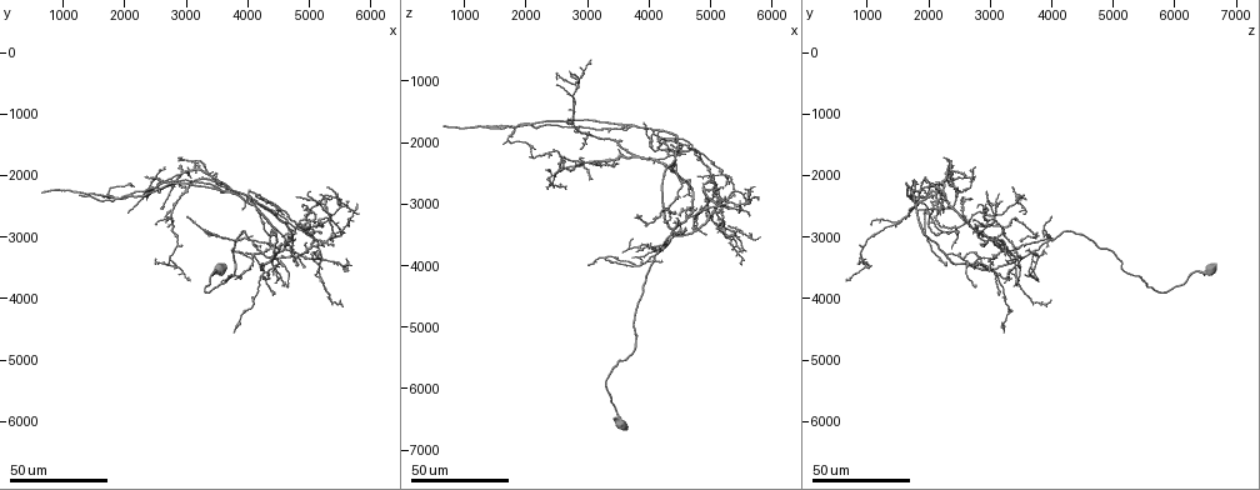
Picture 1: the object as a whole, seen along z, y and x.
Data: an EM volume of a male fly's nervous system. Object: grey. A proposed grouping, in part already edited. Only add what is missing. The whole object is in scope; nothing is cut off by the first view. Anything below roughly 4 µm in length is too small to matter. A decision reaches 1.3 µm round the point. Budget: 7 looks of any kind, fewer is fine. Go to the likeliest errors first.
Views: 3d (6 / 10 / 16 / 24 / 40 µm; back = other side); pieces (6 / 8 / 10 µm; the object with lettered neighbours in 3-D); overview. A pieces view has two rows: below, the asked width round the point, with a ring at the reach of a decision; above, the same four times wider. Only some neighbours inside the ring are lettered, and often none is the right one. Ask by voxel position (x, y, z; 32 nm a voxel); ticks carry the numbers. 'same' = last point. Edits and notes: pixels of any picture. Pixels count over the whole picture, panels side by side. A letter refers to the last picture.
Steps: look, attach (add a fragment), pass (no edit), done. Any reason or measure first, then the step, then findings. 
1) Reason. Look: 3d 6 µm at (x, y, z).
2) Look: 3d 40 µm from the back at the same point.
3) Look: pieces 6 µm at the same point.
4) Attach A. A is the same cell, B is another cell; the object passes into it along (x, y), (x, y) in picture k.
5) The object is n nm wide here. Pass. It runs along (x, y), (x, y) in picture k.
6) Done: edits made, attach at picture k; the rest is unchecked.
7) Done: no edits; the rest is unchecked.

Look: 3d 24 µm at (650, 2300, 1750).

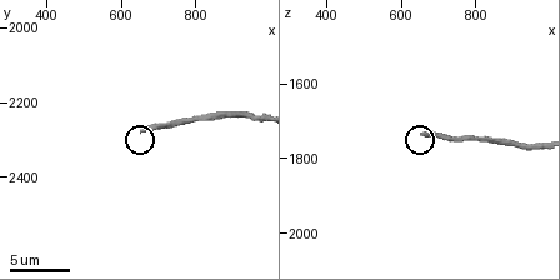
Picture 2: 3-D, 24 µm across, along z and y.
Look: pieces 8 µm at (660, 2280, 1730).

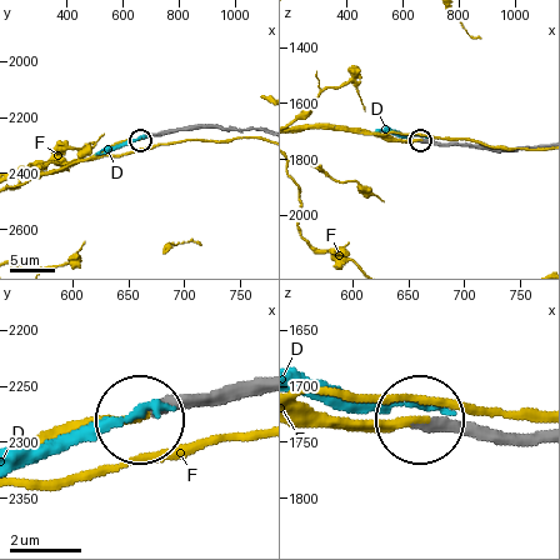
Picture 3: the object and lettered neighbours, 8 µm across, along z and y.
Attach F. F is the same cell, D is another cell; the object passes into it along (444, 144), (386, 140), (364, 130), (301, 129) in picture 3; it goes on there.

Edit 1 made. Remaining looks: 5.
Branch stops here. Look: 3d 40 µm at (2600, 2550, 2250).

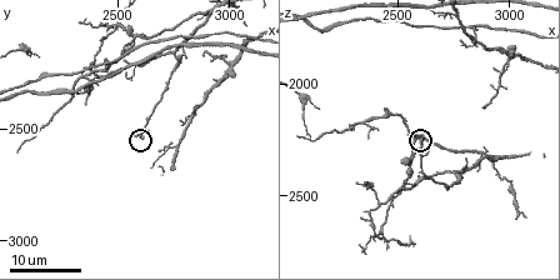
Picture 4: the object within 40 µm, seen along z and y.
Look: pieces 6 µm at (2590, 2540, 2230).

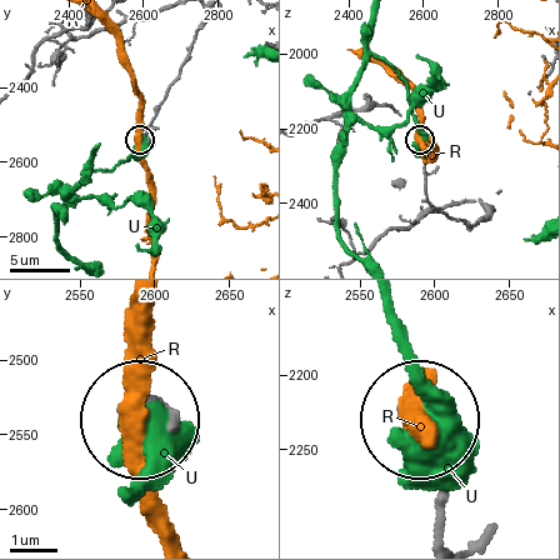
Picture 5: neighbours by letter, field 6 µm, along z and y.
Pass. R and U are other cells; no lettered fragment goes on from it.

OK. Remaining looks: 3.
An open end. Look: 3d 24 µm at (2450, 3400, 850).

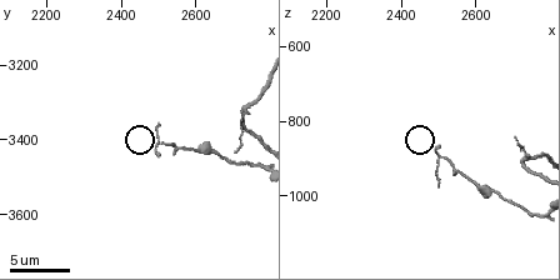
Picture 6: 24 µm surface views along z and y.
What lies round it. Look: pieces 6 µm at (2490, 3430, 870).

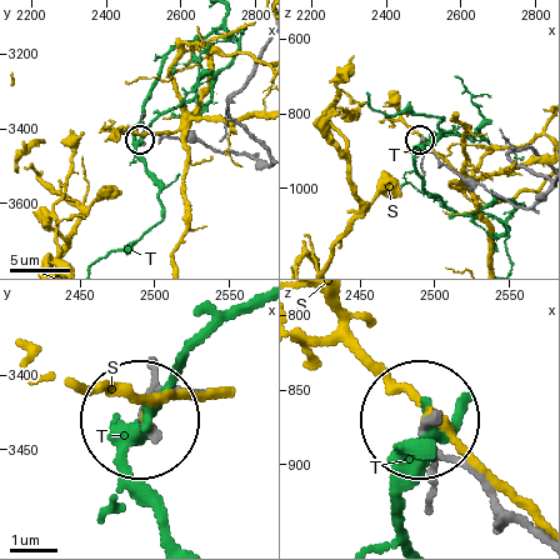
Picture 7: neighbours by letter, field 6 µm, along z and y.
Pass. S and T are other cells; it runs along (258, 160), (153, 133), (141, 138) in picture 7; no lettered fragment goes on from it.

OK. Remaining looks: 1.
Done: edits made, attach at picture 3; the rest is unchecked.

